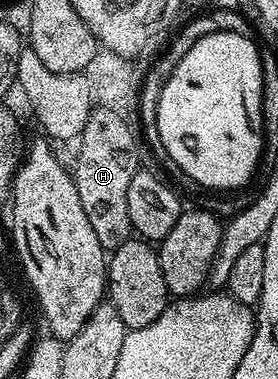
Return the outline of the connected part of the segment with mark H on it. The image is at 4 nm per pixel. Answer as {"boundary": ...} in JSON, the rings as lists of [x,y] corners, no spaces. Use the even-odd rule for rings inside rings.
{"boundary":[[[93,108],[79,137],[81,155],[77,158],[75,169],[79,200],[83,203],[83,212],[87,212],[87,220],[91,220],[95,237],[107,252],[119,249],[134,233],[131,212],[127,212],[127,184],[131,184],[139,169],[139,138],[135,130],[133,135],[133,130],[134,127],[123,120],[123,116],[115,116],[115,112],[110,110]]]}

